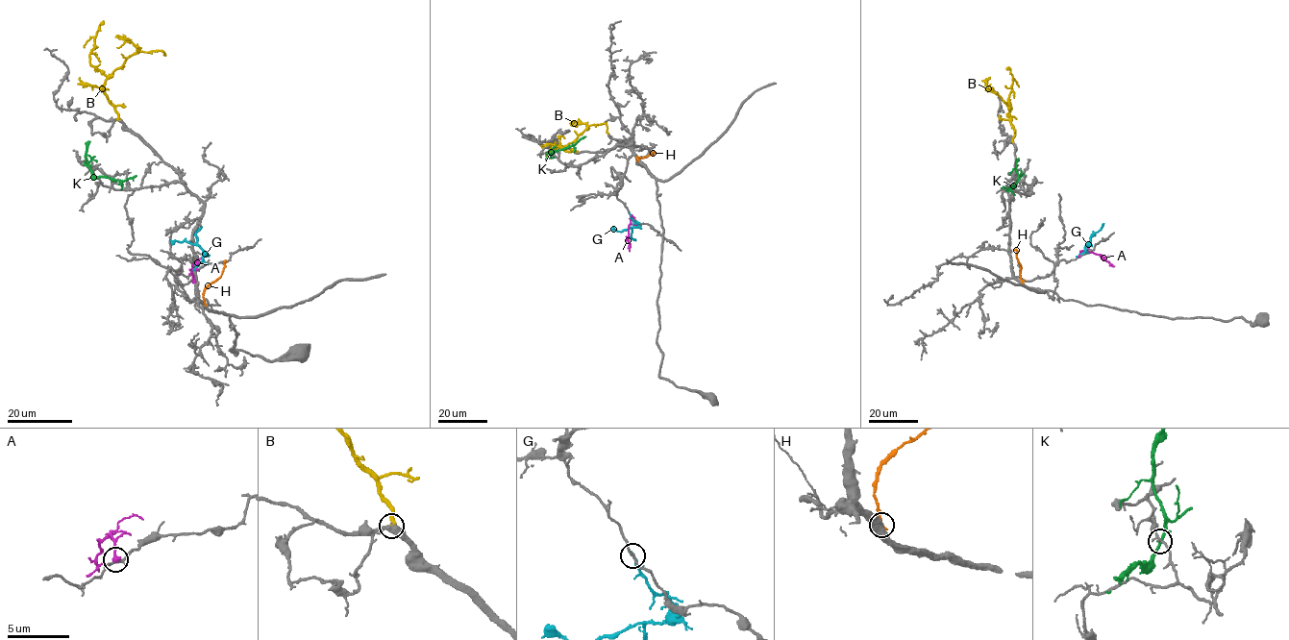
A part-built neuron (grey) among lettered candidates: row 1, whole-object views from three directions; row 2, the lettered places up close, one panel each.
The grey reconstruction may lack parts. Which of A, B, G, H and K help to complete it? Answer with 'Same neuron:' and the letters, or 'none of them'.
Same neuron: B, K

